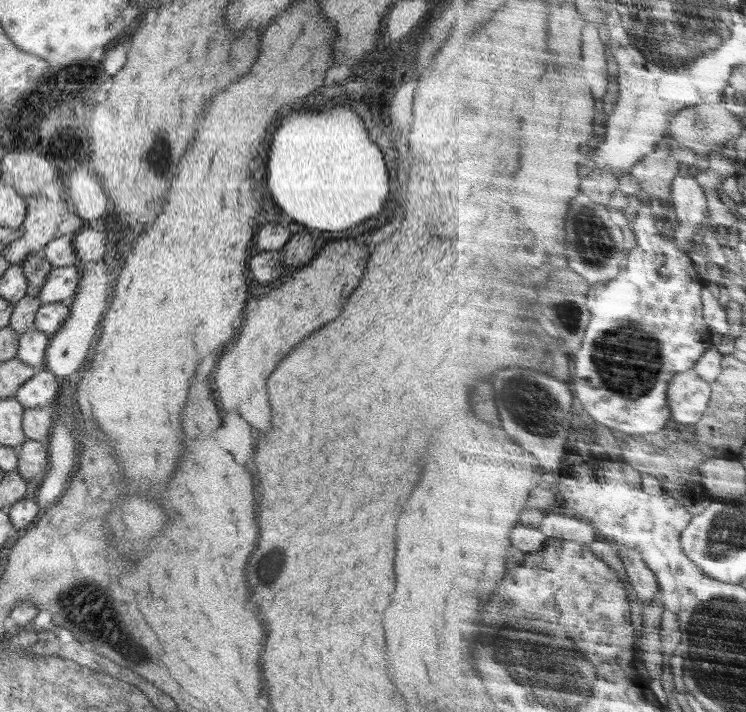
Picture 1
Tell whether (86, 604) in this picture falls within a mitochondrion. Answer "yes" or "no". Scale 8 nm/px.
yes

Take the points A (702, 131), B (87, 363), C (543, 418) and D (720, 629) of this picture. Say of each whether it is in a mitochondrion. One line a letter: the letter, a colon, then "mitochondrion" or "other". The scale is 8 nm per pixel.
A: mitochondrion
B: other
C: mitochondrion
D: mitochondrion

